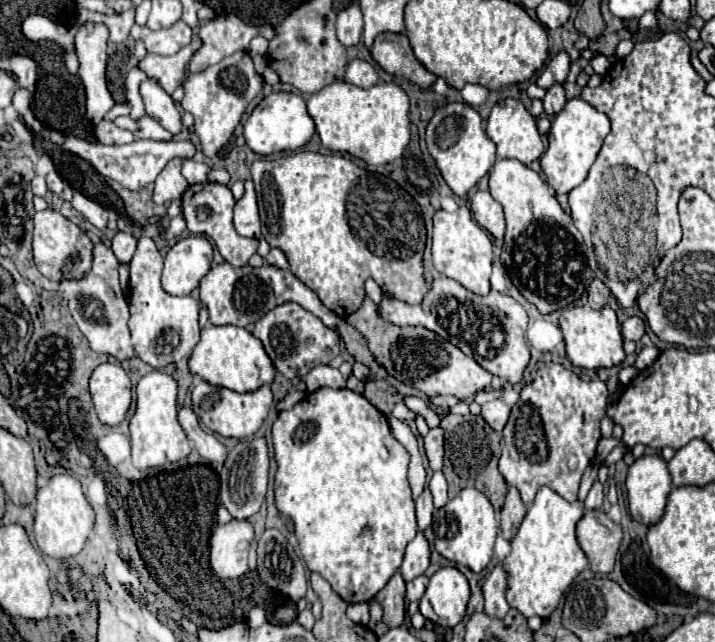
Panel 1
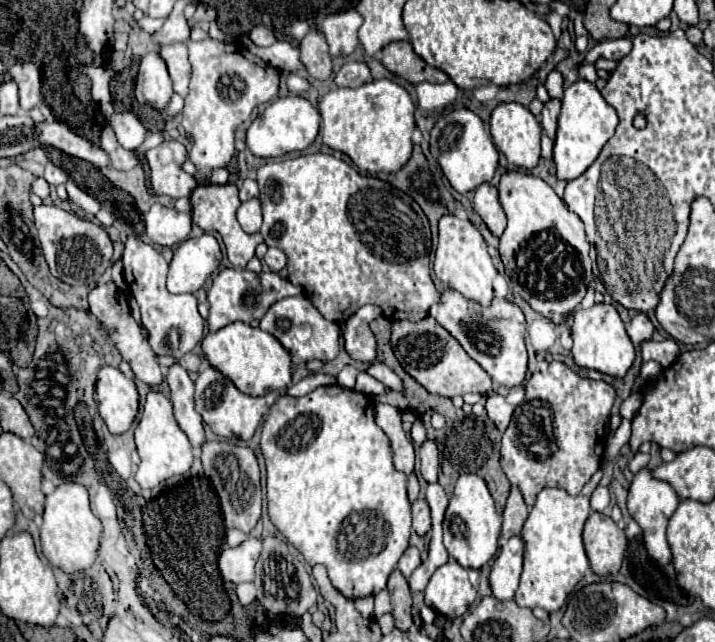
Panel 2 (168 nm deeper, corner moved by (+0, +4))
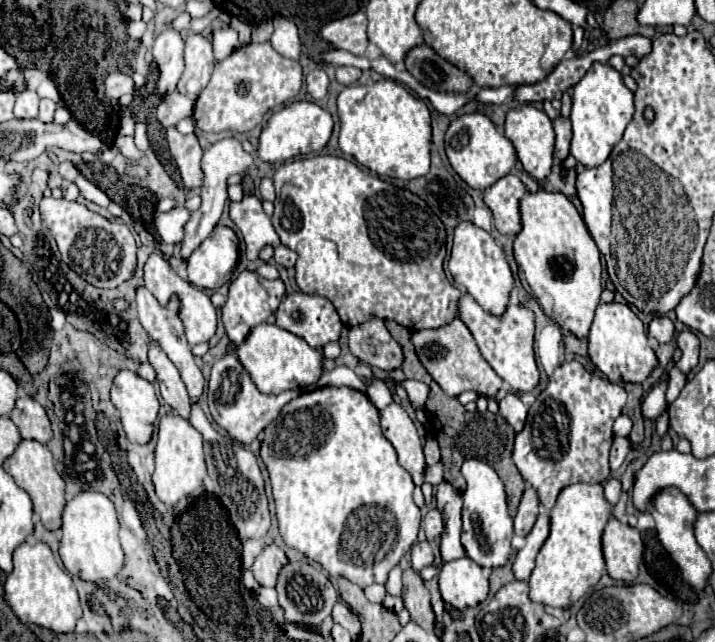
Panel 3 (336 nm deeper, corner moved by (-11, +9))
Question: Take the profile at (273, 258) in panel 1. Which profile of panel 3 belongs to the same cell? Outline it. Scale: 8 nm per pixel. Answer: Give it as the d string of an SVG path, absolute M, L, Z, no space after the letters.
M278 246L276 252L274 252L274 260L278 264L282 264L284 268L292 268L296 264L296 258L298 258L296 252L290 250L290 248L286 248L286 246Z

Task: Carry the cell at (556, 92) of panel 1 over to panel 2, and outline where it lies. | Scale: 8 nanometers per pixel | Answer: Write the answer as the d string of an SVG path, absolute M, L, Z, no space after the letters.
M551 99L551 101L545 103L545 107L543 107L543 113L541 113L541 127L543 127L543 131L549 135L549 139L555 139L559 109L561 109L561 101L559 101L559 99Z

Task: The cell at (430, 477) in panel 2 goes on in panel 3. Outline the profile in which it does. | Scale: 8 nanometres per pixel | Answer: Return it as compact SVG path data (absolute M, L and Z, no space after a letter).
M438 462L438 464L434 464L434 466L428 468L428 472L426 472L426 482L430 482L430 484L434 486L434 484L440 484L442 480L444 480L444 464Z

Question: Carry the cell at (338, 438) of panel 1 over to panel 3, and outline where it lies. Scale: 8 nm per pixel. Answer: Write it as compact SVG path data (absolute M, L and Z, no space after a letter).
M324 386L324 388L316 388L312 392L302 392L300 396L290 400L280 410L278 418L264 430L264 440L262 440L260 454L262 454L262 460L264 460L266 468L268 468L268 472L270 472L272 494L274 494L274 502L276 502L276 516L278 516L278 526L280 526L280 534L282 534L284 542L288 546L304 552L310 560L316 560L318 564L322 564L322 568L328 570L328 574L334 576L334 578L344 576L352 584L356 584L360 588L366 588L370 584L386 584L388 572L400 562L400 558L412 548L412 544L418 538L420 508L412 500L414 482L412 482L410 474L398 464L394 446L382 434L378 408L368 400L368 396L364 392L358 392L358 390L352 390L352 388L346 388L346 386L340 386L340 388Z

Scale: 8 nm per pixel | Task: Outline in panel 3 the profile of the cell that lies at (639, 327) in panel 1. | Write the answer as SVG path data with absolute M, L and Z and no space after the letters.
M654 316L650 326L648 326L648 334L652 338L656 338L660 344L664 344L664 342L670 342L674 338L676 330L674 330L674 324L666 316Z

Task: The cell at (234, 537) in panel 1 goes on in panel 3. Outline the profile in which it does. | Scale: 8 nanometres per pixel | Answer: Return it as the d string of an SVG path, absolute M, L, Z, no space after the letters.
M268 544L262 550L262 554L254 560L250 570L254 578L260 582L260 586L274 586L276 574L280 572L280 566L284 566L284 562L288 562L286 554L276 544Z

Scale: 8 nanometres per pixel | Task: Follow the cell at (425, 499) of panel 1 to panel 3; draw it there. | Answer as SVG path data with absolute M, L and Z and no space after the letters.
M430 508L428 514L424 516L422 526L424 526L424 532L426 532L428 542L434 540L434 538L438 538L438 536L442 534L442 530L444 530L444 524L442 524L442 516L440 516L440 512L438 512L436 508Z

